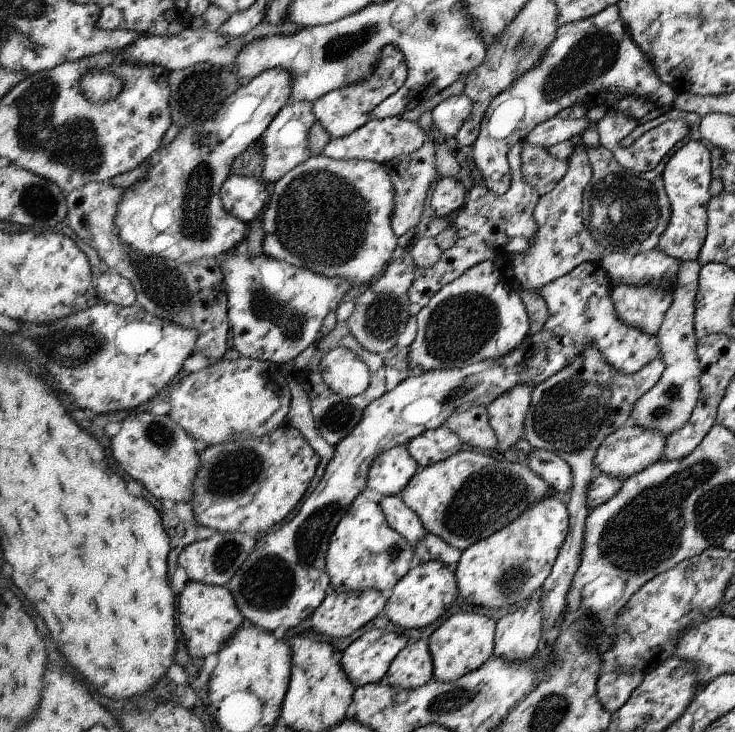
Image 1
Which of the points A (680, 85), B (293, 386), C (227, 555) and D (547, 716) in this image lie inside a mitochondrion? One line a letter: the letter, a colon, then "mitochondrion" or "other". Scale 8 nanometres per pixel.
A: other
B: other
C: mitochondrion
D: mitochondrion

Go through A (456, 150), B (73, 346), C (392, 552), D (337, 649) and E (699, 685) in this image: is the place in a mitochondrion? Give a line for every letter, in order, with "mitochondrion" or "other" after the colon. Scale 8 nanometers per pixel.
A: other
B: mitochondrion
C: mitochondrion
D: other
E: other

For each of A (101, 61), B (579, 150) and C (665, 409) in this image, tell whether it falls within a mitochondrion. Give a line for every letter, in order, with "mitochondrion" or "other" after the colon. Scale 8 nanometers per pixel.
A: other
B: other
C: mitochondrion

